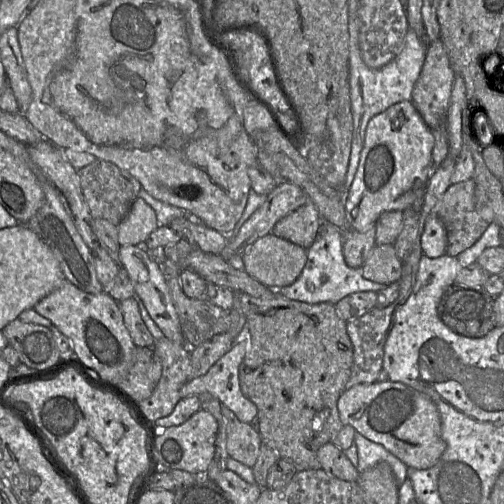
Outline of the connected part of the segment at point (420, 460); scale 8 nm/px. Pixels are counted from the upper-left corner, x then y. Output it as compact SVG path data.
M401 382L363 383L347 388L337 402L343 425L349 425L365 438L381 444L408 468L434 466L446 449L441 417L435 403L422 392Z

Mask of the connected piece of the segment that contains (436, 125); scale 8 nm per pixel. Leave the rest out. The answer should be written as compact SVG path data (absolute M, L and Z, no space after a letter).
M441 39L428 42L411 101L432 130L445 129L447 125L455 77Z

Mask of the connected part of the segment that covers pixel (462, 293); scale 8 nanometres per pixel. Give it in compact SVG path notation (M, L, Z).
M452 285L442 294L437 315L454 333L481 338L494 330L495 298L484 288Z

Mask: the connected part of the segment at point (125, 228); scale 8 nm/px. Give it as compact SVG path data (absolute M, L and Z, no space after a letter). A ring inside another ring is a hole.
M137 197L128 214L119 223L118 242L122 245L142 246L152 231L158 227L156 213L145 200Z

